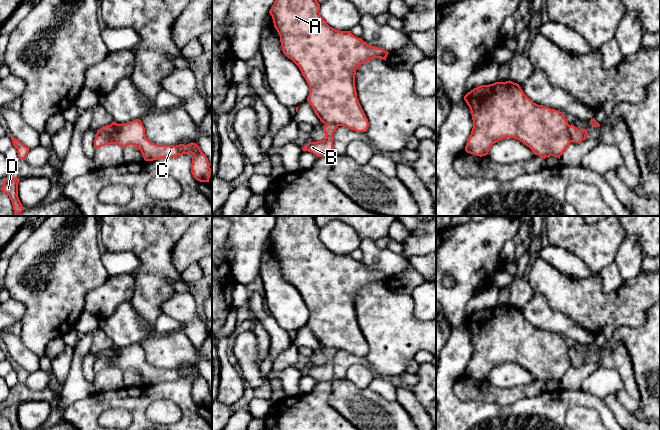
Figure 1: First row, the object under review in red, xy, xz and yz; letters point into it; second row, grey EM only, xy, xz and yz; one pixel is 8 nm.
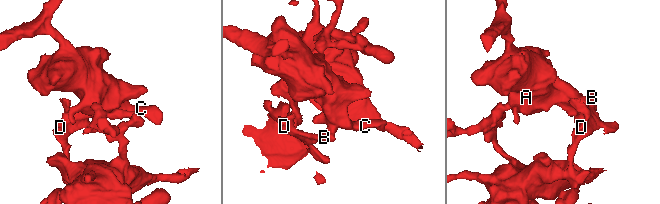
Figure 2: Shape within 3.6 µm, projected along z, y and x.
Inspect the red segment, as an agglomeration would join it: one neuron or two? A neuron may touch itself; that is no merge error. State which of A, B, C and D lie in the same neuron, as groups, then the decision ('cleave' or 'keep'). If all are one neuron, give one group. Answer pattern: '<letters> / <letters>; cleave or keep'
A C / B D; cleave

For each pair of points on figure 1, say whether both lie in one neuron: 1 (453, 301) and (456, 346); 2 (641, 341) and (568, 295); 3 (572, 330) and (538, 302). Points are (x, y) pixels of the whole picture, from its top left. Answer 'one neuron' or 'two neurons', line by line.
1: two neurons
2: two neurons
3: one neuron

